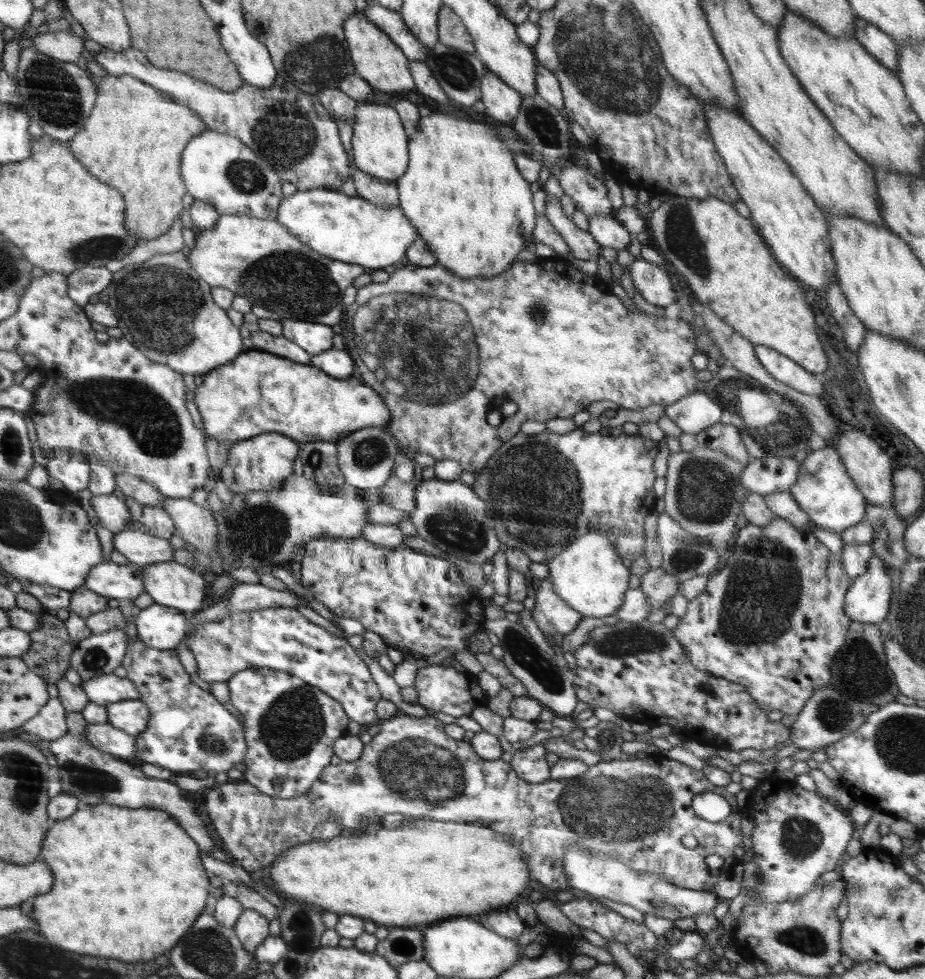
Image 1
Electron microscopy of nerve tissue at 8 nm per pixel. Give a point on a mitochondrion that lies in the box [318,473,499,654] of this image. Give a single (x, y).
(464, 530)

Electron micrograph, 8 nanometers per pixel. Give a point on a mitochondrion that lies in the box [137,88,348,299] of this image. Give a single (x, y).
(284, 131)

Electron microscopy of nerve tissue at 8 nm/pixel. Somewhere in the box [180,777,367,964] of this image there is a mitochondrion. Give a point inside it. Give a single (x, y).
(300, 943)

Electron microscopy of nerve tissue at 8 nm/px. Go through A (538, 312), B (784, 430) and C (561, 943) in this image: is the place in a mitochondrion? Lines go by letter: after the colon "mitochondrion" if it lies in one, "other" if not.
A: mitochondrion
B: mitochondrion
C: other

